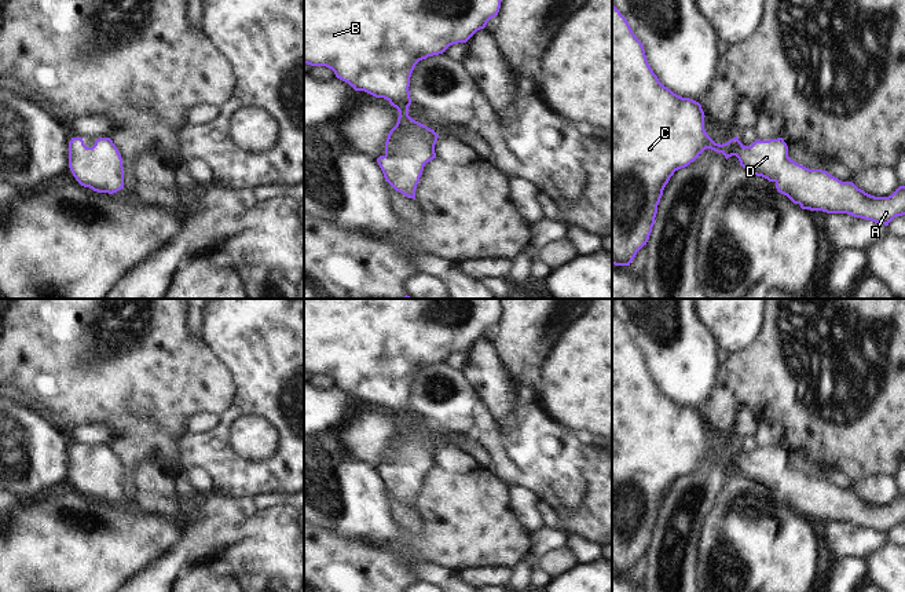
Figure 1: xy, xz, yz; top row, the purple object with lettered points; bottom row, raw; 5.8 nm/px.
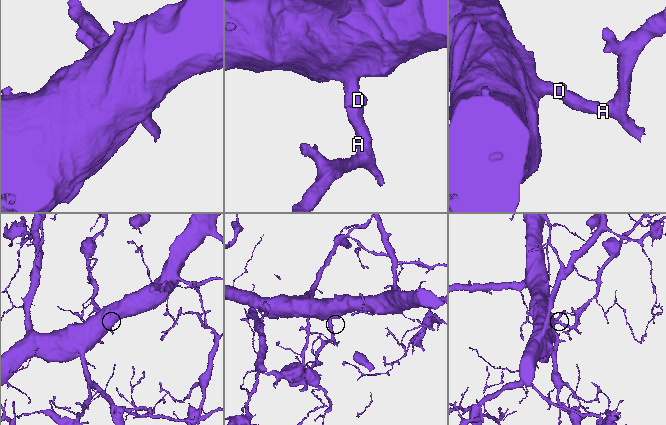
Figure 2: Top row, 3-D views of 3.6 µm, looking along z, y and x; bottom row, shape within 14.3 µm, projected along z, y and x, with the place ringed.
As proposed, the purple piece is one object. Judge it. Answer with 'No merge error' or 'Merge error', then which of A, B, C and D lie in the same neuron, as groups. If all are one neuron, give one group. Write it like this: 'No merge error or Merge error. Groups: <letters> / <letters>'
No merge error. Groups: A B C D.

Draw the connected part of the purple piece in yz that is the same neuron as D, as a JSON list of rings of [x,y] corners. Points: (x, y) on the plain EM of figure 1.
[[[612,311],[612,573],[630,574],[649,548],[670,486],[706,457],[722,461],[726,468],[736,464],[743,476],[774,490],[777,500],[802,518],[847,522],[884,534],[905,523],[905,494],[888,505],[871,504],[853,490],[842,490],[827,479],[795,471],[788,465],[783,446],[756,447],[751,454],[744,454],[737,445],[722,453],[715,452],[704,438],[704,425],[699,410],[674,402],[659,390],[642,351]]]

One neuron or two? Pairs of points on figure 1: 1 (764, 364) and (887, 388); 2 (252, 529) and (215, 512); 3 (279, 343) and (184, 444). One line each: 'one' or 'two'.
1: one
2: two
3: one

